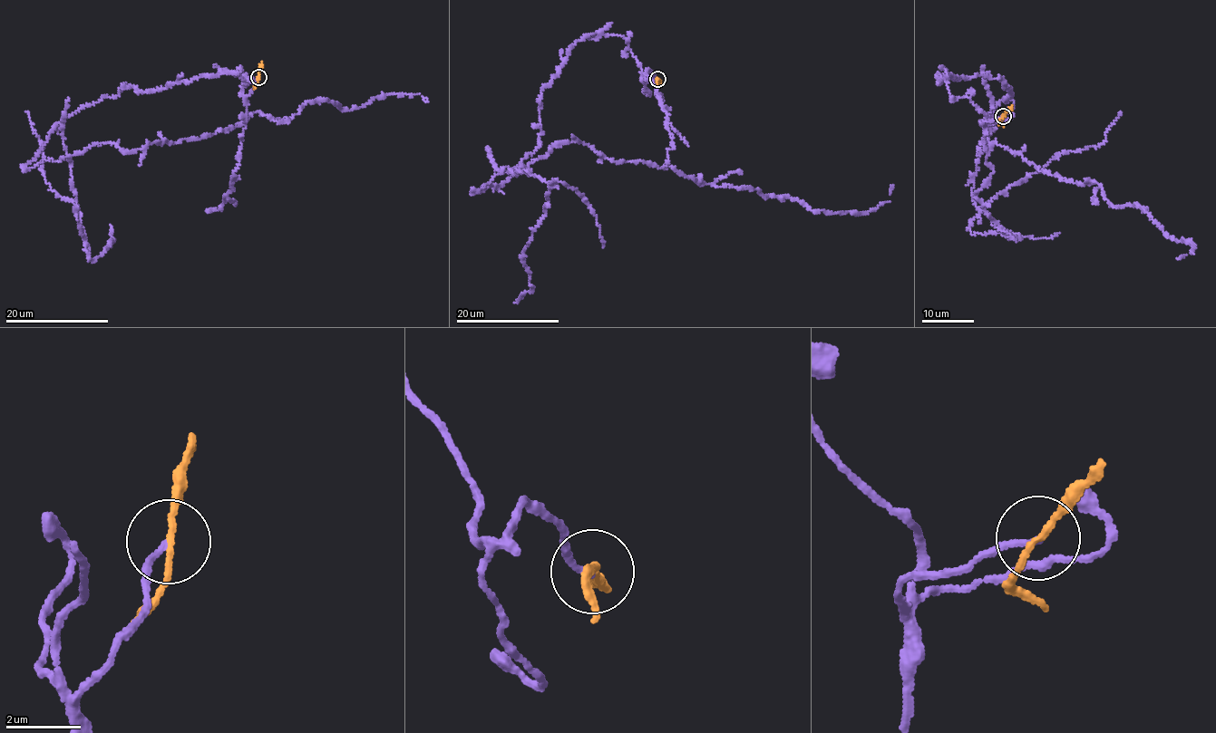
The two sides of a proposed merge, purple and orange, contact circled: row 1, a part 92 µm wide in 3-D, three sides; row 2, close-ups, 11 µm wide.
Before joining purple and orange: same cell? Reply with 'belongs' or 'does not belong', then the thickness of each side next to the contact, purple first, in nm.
does not belong; 130 nm thick on the purple side, 150 nm on the other

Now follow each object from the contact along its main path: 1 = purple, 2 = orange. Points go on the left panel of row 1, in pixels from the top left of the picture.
1: (258, 77), (246, 97), (225, 71), (127, 85), (22, 167), (307, 101), (427, 102)
2: (258, 77), (262, 62)

